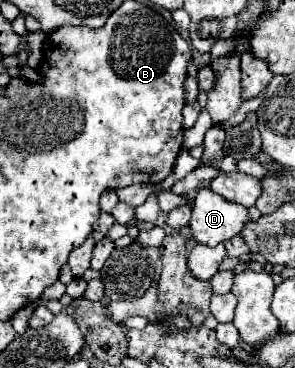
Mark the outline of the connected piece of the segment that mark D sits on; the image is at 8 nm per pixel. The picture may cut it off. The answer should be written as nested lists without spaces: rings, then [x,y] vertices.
[[[201,188],[193,200],[193,216],[189,228],[193,238],[205,246],[217,246],[241,232],[249,222],[245,206],[227,202],[209,188]]]

